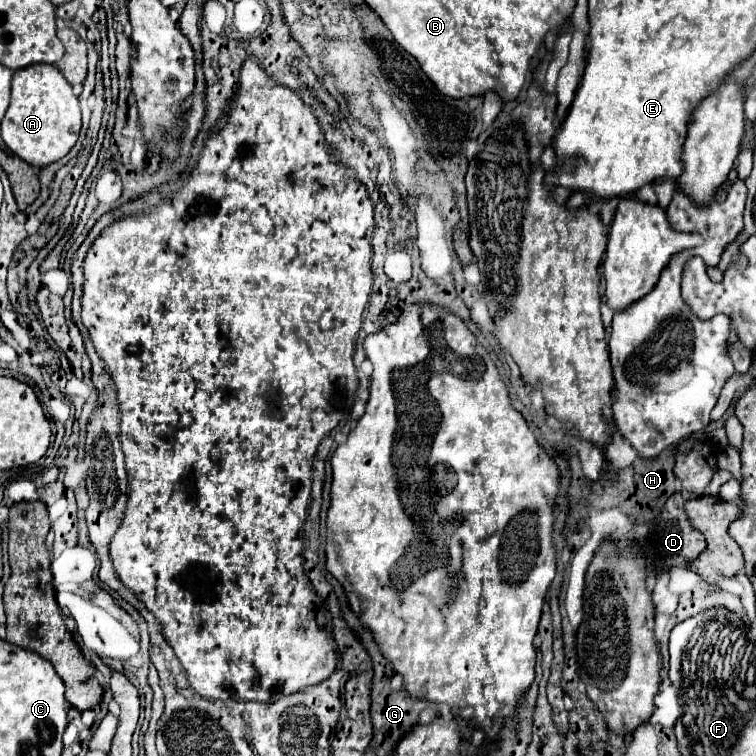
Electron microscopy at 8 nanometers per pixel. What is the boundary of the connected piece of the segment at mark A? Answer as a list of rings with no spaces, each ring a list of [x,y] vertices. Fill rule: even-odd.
[[[37,63],[13,73],[9,109],[1,121],[5,145],[29,165],[45,167],[65,157],[77,141],[81,109],[71,85],[55,65]]]

